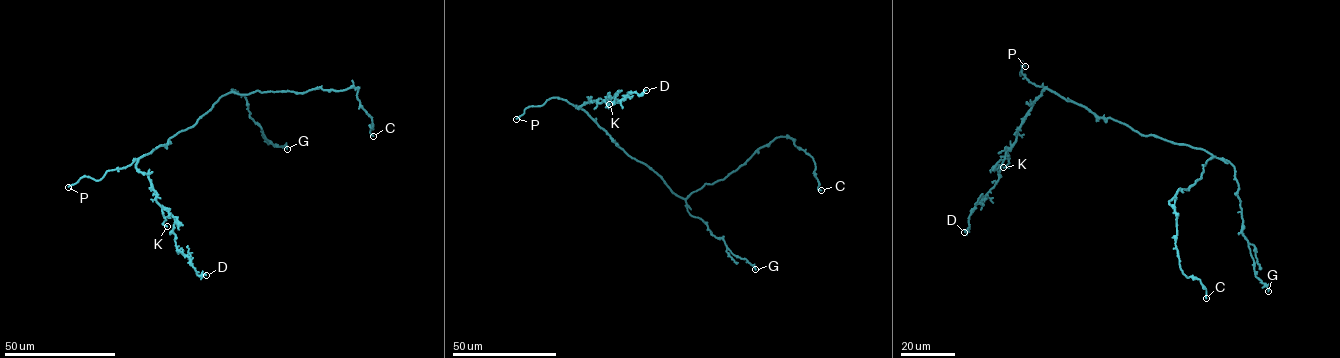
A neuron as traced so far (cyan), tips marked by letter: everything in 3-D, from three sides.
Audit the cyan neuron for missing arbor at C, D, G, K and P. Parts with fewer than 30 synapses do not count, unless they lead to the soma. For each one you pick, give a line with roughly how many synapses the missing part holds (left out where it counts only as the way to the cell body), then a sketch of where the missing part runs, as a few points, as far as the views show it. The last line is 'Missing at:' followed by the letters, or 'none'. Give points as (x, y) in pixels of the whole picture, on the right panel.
P: (1025, 66), (1031, 43), (1038, 51)
Missing at: P

